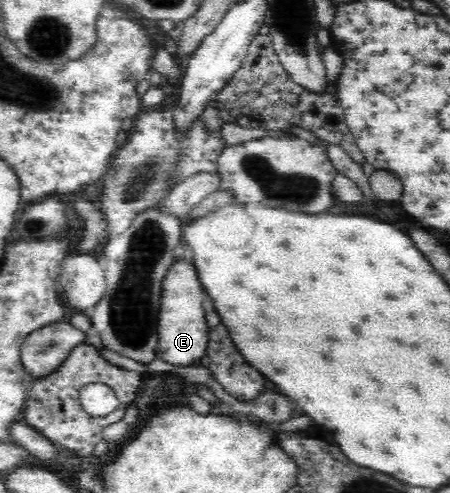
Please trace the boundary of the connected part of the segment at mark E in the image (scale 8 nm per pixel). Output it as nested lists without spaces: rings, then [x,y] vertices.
[[[184,256],[178,258],[164,276],[162,286],[157,326],[160,344],[156,351],[156,358],[178,366],[197,365],[206,354],[208,324],[206,324],[206,312],[202,307],[206,291],[202,290],[203,286],[194,263],[185,260]]]

